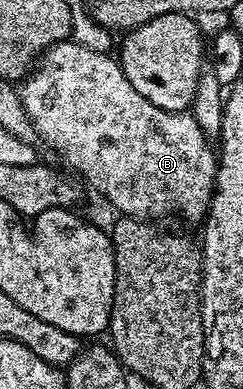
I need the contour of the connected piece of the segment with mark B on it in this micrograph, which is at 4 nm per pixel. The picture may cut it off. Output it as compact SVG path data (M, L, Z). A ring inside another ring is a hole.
M73 40L57 42L55 46L51 46L45 54L41 55L36 68L31 69L21 79L17 92L24 112L28 112L28 116L32 120L37 137L43 138L75 170L73 173L79 179L82 177L96 193L103 194L119 210L117 212L119 215L139 220L162 220L158 218L164 217L165 214L179 214L180 217L187 218L188 221L195 222L195 224L201 223L205 219L218 171L218 156L211 139L200 128L193 113L180 110L168 112L164 108L156 108L156 104L152 104L152 100L144 100L144 96L140 96L140 92L136 92L136 88L132 88L132 84L128 84L128 76L124 76L122 63L118 61L117 57L111 56L109 53L92 52L92 48L84 48Z

